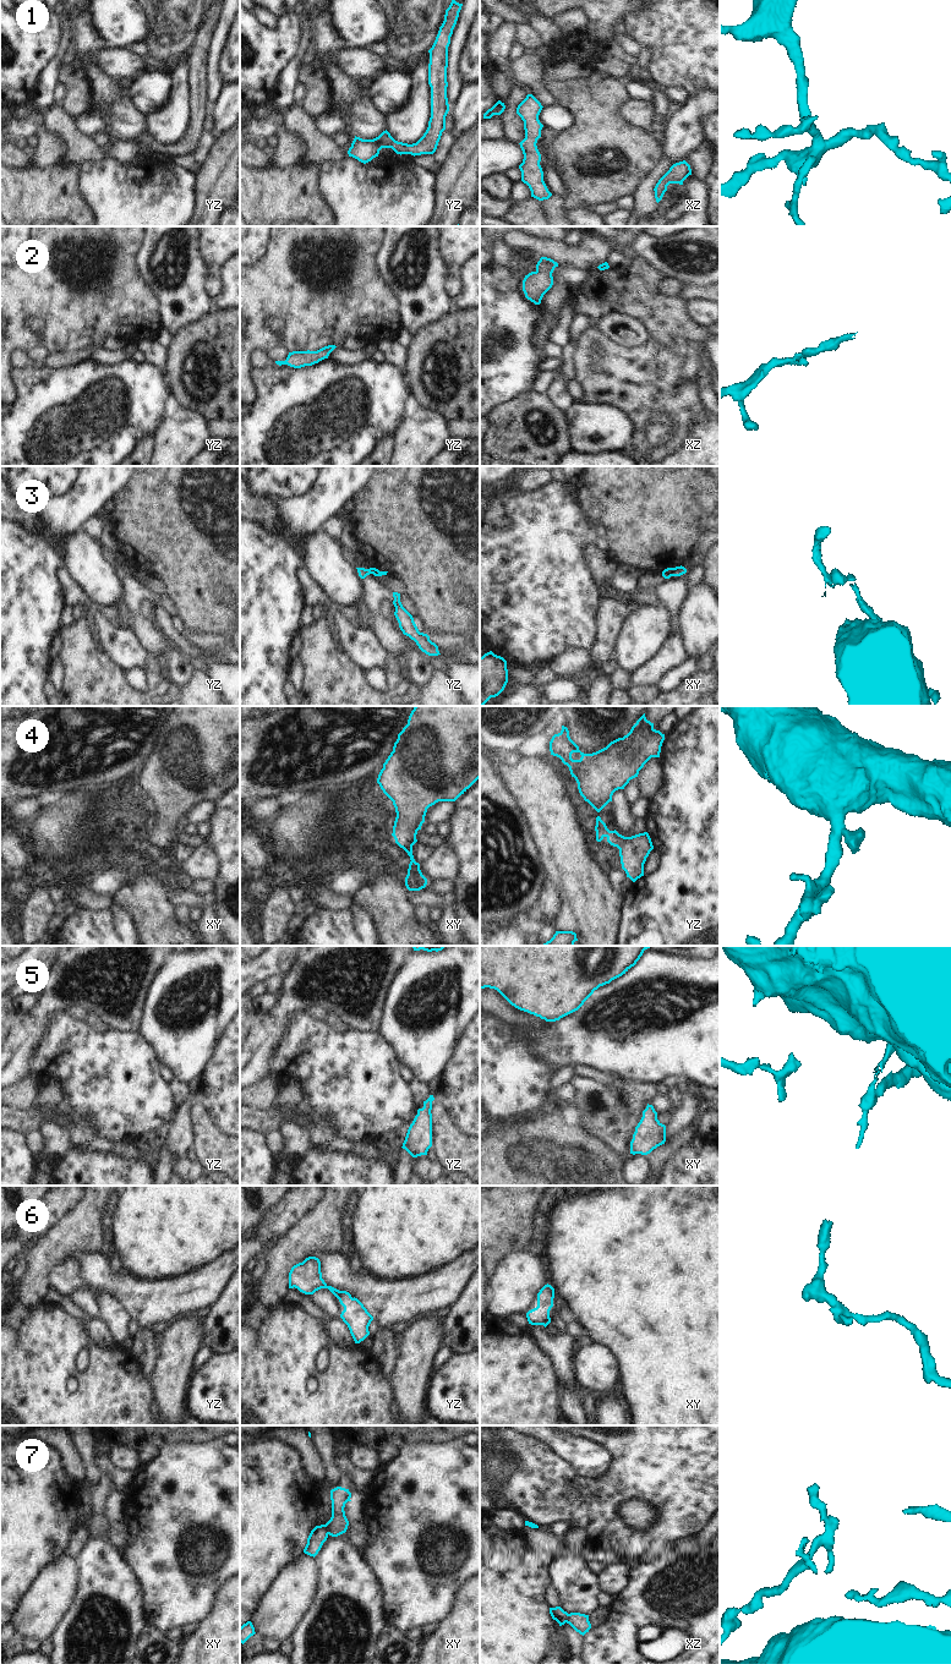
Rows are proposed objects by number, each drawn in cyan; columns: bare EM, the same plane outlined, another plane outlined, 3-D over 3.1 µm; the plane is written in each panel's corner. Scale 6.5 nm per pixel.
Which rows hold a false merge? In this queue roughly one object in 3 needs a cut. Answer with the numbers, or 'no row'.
3, 7

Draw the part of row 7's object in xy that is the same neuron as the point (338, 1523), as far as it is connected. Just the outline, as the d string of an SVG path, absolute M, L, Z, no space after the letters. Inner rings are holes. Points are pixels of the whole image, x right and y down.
M337 1487L330 1490L332 1500L332 1517L327 1522L328 1534L332 1537L338 1537L346 1532L349 1521L345 1516L345 1504L350 1500L351 1493L349 1489Z

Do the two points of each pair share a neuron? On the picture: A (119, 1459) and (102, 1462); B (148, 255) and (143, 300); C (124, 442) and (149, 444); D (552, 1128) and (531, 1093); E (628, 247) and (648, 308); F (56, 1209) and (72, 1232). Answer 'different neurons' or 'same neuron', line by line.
A: different neurons
B: different neurons
C: different neurons
D: different neurons
E: different neurons
F: different neurons

